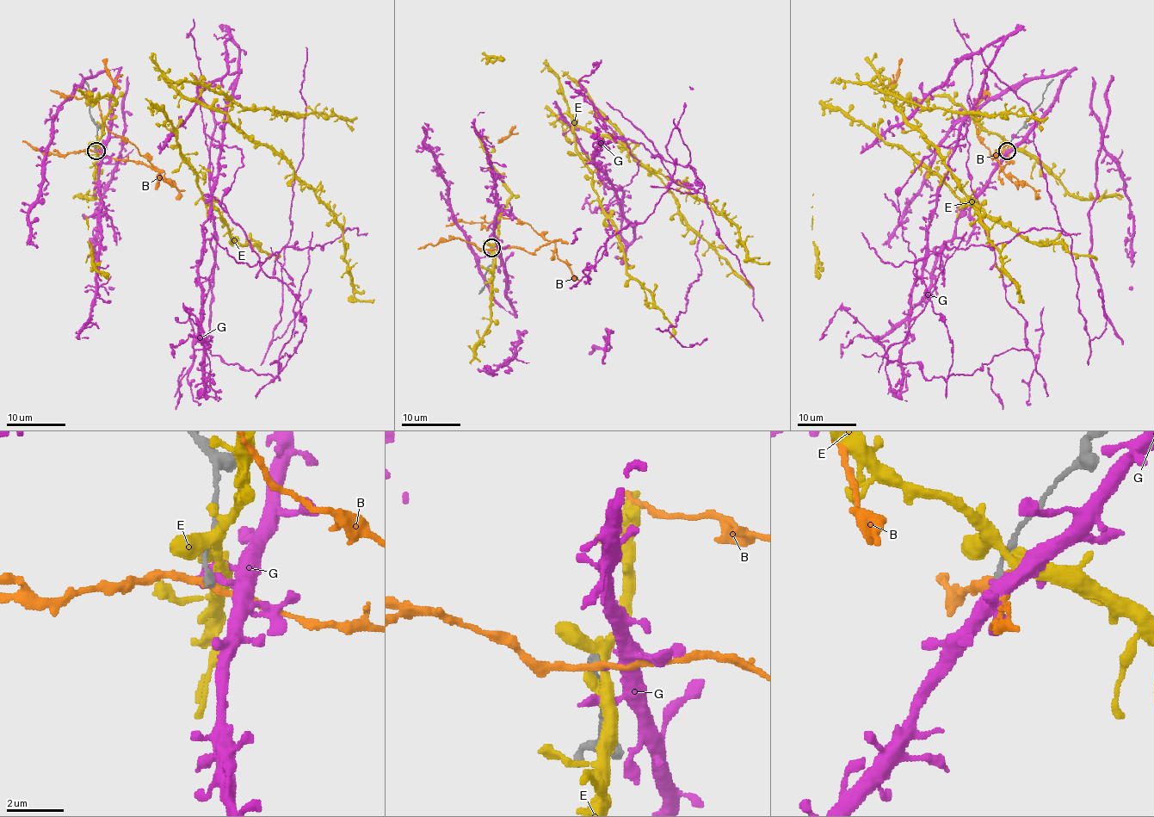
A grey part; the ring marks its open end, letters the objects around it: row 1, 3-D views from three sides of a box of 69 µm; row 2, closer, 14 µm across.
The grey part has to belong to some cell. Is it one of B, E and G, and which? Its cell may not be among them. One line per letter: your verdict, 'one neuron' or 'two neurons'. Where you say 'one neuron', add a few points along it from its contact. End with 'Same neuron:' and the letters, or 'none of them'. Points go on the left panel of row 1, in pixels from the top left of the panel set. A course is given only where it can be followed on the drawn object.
B: two neurons
E: two neurons
G: two neurons
Same neuron: none of them

